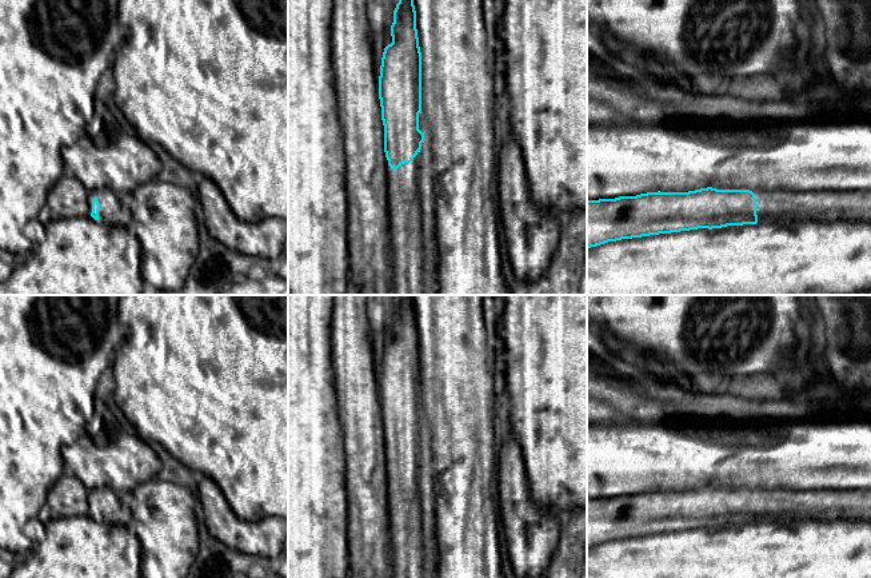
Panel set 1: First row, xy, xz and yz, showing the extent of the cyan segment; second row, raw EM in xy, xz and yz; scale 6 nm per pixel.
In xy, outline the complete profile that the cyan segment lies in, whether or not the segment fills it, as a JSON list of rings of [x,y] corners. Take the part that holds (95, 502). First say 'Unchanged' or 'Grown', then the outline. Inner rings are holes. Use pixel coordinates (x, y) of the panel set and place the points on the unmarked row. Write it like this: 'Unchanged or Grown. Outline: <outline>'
Grown. Outline: [[[111,489],[89,490],[89,511],[87,515],[113,527],[128,526],[132,519],[128,502],[121,494]]]

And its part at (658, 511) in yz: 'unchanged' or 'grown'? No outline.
grown

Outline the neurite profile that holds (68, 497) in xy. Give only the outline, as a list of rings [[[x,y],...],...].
[[[65,471],[51,487],[47,501],[37,514],[44,525],[53,518],[87,515],[89,490],[69,471]]]

